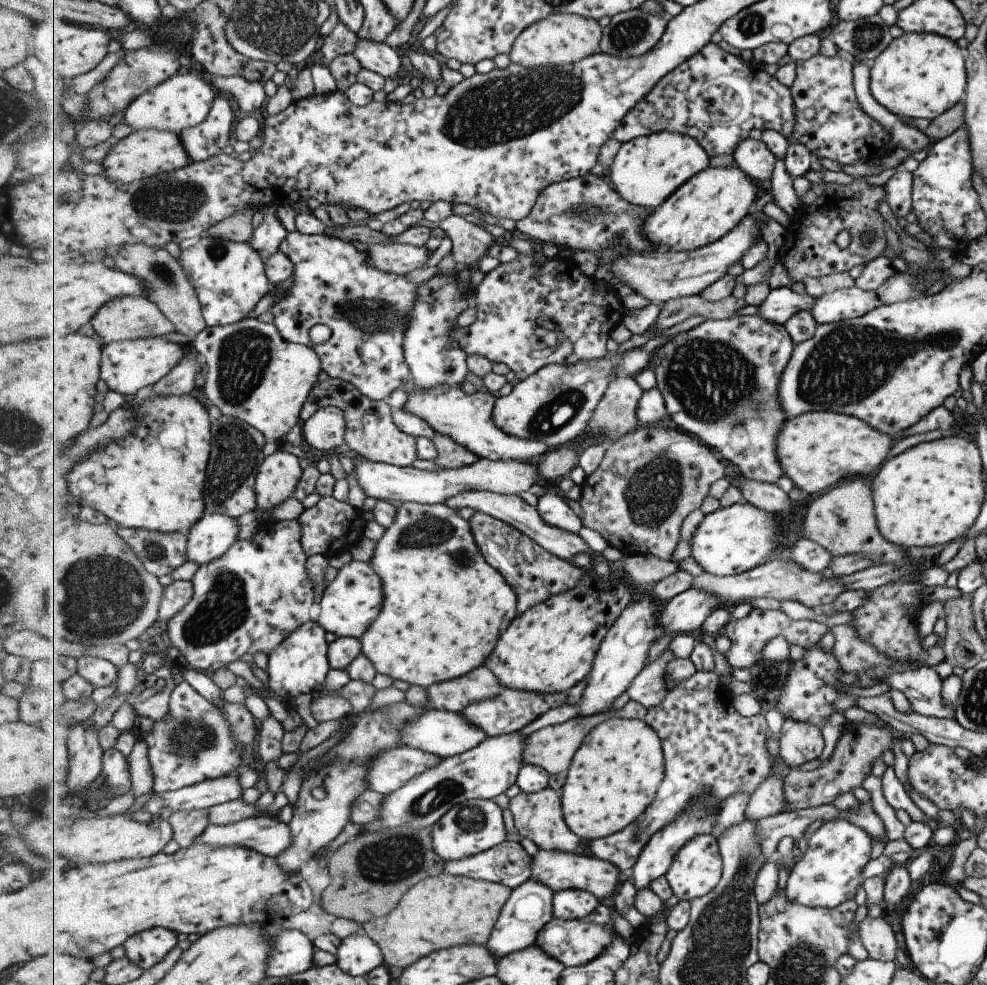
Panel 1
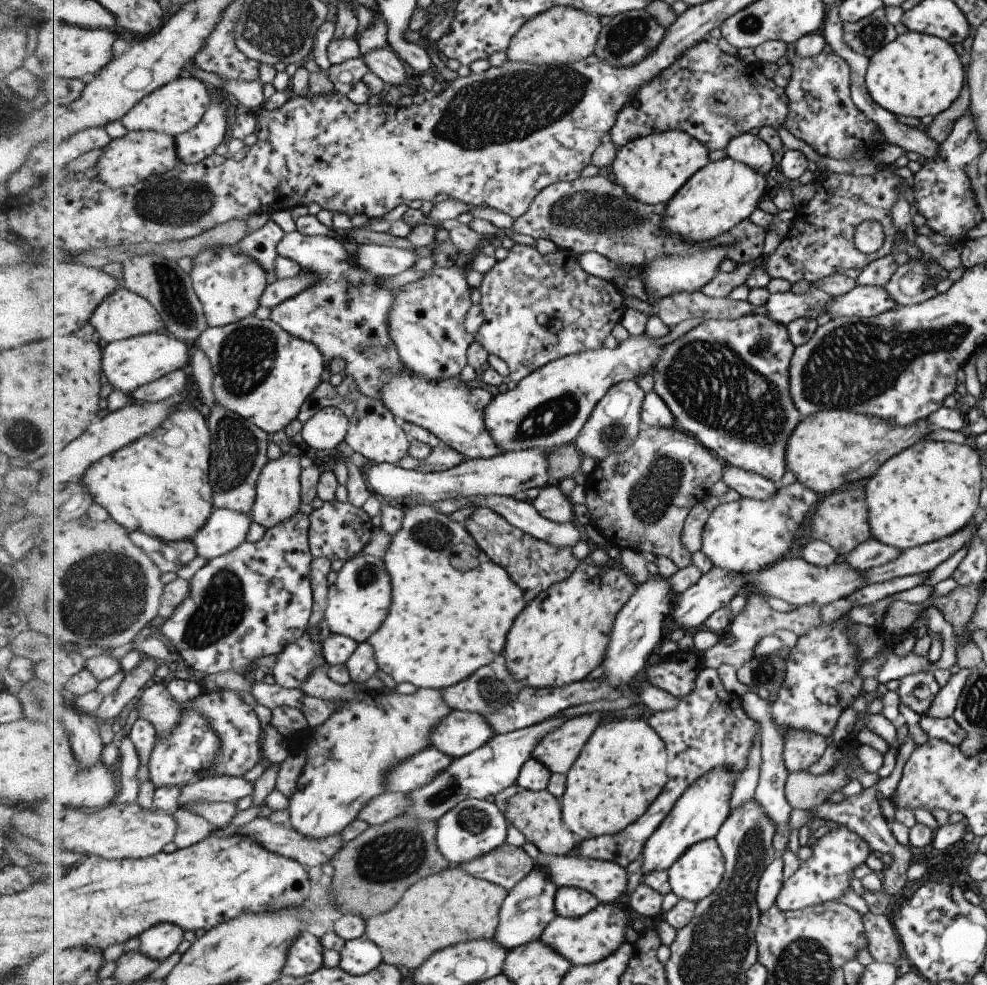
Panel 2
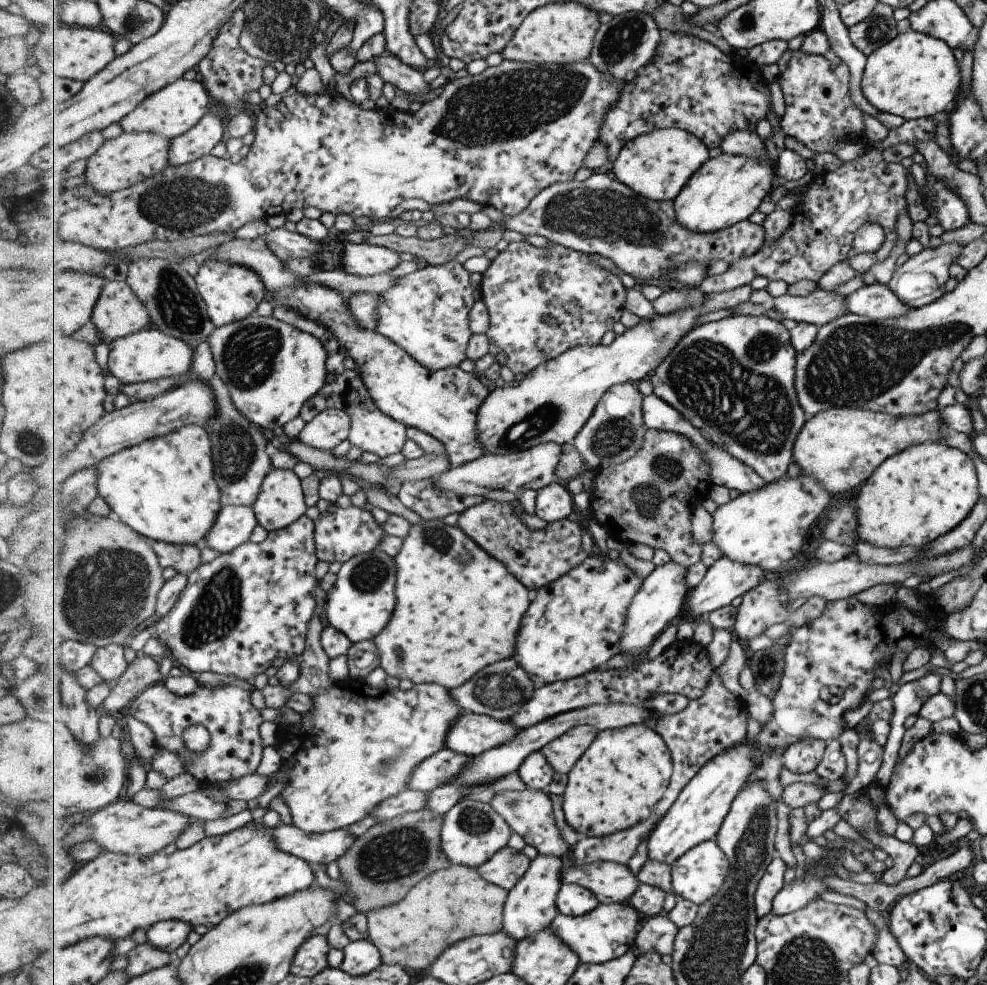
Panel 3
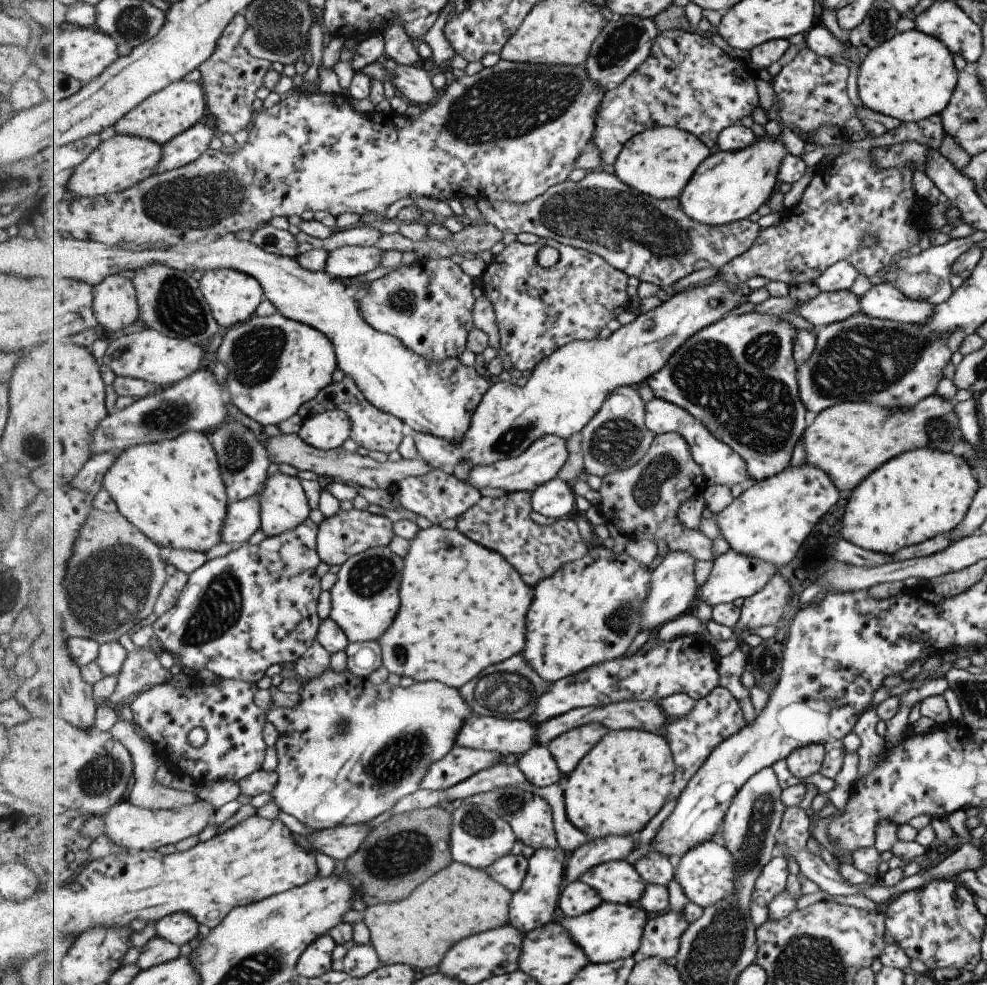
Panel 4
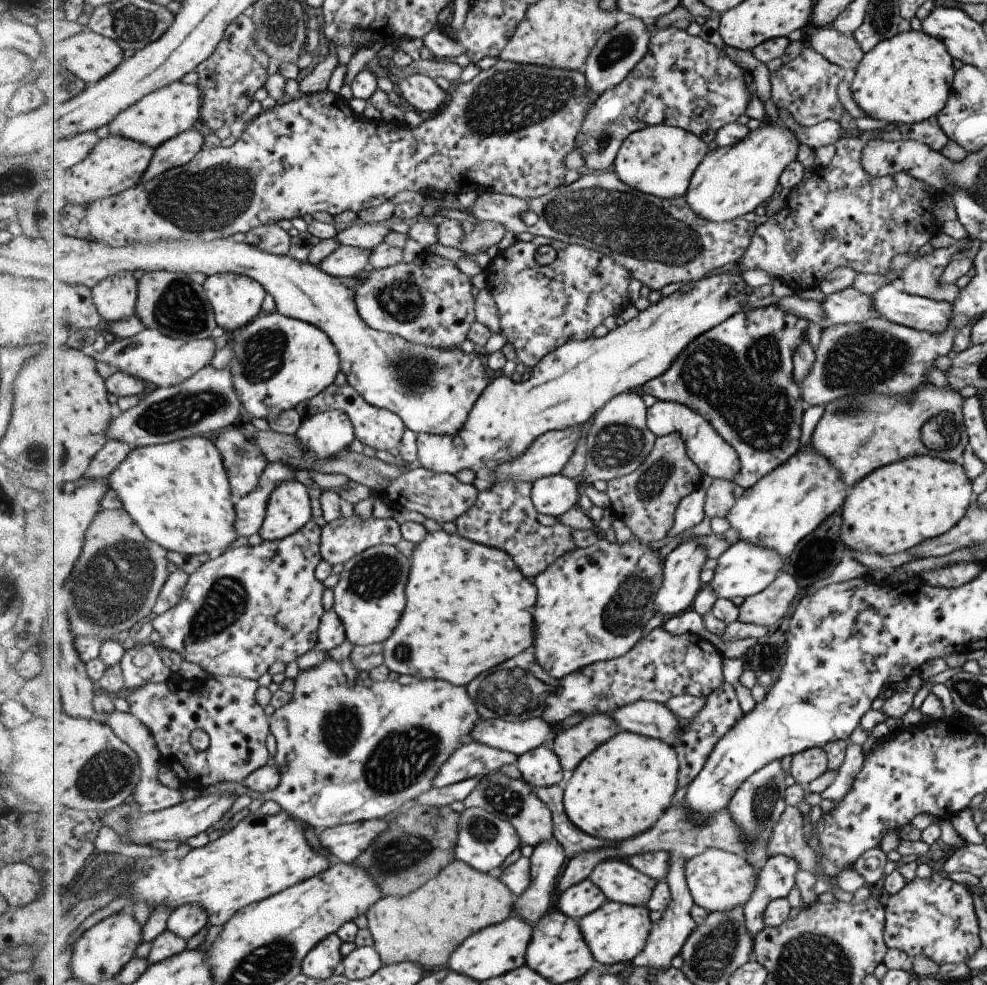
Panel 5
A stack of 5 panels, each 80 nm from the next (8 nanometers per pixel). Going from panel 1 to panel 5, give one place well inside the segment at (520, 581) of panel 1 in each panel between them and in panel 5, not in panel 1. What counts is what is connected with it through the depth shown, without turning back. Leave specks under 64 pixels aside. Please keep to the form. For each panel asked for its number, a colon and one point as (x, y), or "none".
2: (537, 565)
3: (537, 558)
4: (504, 524)
5: (504, 516)

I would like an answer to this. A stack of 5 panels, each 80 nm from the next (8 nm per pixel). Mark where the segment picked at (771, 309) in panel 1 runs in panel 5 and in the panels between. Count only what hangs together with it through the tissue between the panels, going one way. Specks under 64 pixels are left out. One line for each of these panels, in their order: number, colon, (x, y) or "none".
2: (786, 307)
3: (818, 308)
4: (826, 308)
5: (846, 306)

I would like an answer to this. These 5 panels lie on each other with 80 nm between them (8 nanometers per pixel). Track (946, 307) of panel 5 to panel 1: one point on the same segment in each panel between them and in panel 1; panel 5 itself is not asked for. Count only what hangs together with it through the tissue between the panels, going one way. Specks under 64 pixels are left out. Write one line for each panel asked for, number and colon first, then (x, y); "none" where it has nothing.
1: (843, 304)
2: (862, 301)
3: (876, 301)
4: (882, 301)

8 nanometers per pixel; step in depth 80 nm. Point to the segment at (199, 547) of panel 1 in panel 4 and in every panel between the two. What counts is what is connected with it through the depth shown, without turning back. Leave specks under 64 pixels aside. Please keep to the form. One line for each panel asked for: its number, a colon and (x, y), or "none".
2: (227, 529)
3: (235, 524)
4: (244, 517)

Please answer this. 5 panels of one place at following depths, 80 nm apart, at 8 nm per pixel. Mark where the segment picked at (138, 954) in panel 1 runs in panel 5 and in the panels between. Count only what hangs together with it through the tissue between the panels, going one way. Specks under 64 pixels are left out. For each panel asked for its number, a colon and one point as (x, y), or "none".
2: (159, 942)
3: (171, 934)
4: (181, 928)
5: (187, 920)

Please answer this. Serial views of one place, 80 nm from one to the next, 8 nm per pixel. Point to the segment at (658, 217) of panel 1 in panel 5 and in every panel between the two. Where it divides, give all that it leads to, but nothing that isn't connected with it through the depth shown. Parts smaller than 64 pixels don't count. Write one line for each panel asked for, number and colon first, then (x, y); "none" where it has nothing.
2: (724, 193)
3: (728, 189)
4: (729, 186)
5: (733, 180)

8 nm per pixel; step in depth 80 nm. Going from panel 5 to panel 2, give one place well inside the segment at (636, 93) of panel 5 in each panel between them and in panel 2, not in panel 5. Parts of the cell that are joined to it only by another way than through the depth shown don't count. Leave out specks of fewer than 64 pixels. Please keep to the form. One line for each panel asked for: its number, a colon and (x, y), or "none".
2: (713, 96)
3: (690, 83)
4: (687, 82)

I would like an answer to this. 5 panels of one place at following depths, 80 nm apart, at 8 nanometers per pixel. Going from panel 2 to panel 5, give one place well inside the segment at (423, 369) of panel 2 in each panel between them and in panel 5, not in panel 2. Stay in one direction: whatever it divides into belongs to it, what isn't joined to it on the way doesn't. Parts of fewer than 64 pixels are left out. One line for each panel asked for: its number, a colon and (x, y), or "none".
3: (427, 312)
4: (429, 305)
5: (429, 301)

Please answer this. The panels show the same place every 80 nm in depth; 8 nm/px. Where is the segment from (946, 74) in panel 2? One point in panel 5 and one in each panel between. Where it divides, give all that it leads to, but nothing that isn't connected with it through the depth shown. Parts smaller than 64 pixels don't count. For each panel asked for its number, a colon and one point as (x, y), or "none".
3: (914, 75)
4: (911, 76)
5: (905, 79)

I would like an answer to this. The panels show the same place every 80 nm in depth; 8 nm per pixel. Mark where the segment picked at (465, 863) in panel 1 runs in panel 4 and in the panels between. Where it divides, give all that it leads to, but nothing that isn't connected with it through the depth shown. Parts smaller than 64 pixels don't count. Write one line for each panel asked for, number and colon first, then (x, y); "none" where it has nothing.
2: (508, 865)
3: (506, 868)
4: (511, 870)

